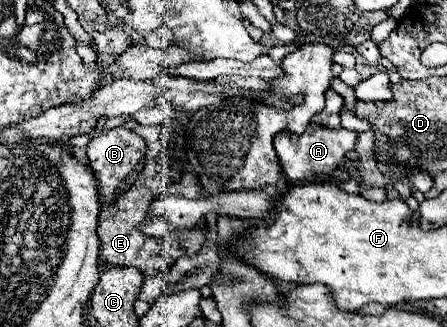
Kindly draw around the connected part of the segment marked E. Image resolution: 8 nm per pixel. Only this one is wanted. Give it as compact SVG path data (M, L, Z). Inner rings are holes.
M152 160L144 164L144 170L136 176L132 186L126 192L120 192L116 198L116 208L118 212L110 218L102 218L98 224L98 236L100 236L100 256L102 262L106 264L120 264L120 266L136 266L140 268L146 276L154 276L166 268L170 268L180 256L196 256L200 248L206 242L206 232L208 228L204 224L194 226L194 228L180 228L174 230L166 238L154 238L146 236L140 232L140 224L146 220L150 212L150 204L160 198L162 194L180 194L188 198L200 198L202 190L198 188L198 176L194 172L182 172L178 182L168 184L168 170L162 168L156 174L152 172Z

